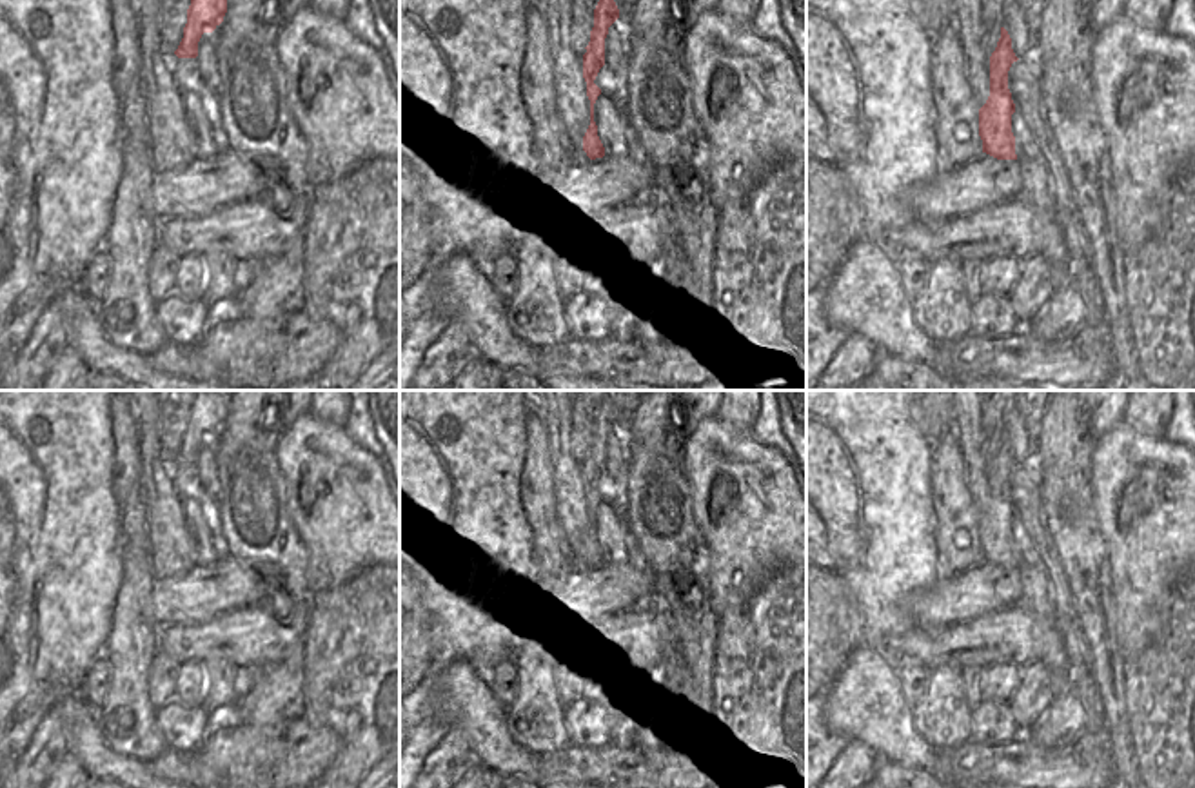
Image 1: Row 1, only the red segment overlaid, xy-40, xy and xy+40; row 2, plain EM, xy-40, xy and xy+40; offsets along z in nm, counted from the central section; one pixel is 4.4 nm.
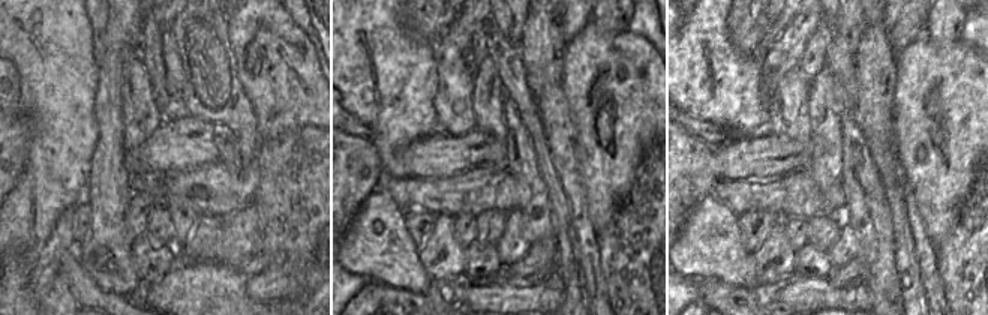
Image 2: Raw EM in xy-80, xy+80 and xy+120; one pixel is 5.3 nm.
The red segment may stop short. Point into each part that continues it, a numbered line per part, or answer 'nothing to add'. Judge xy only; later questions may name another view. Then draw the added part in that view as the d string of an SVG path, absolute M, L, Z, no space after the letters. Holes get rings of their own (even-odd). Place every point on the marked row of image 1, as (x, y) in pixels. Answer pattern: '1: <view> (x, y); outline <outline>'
nothing to add

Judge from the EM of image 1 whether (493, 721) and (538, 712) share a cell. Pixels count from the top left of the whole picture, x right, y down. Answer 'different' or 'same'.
different

